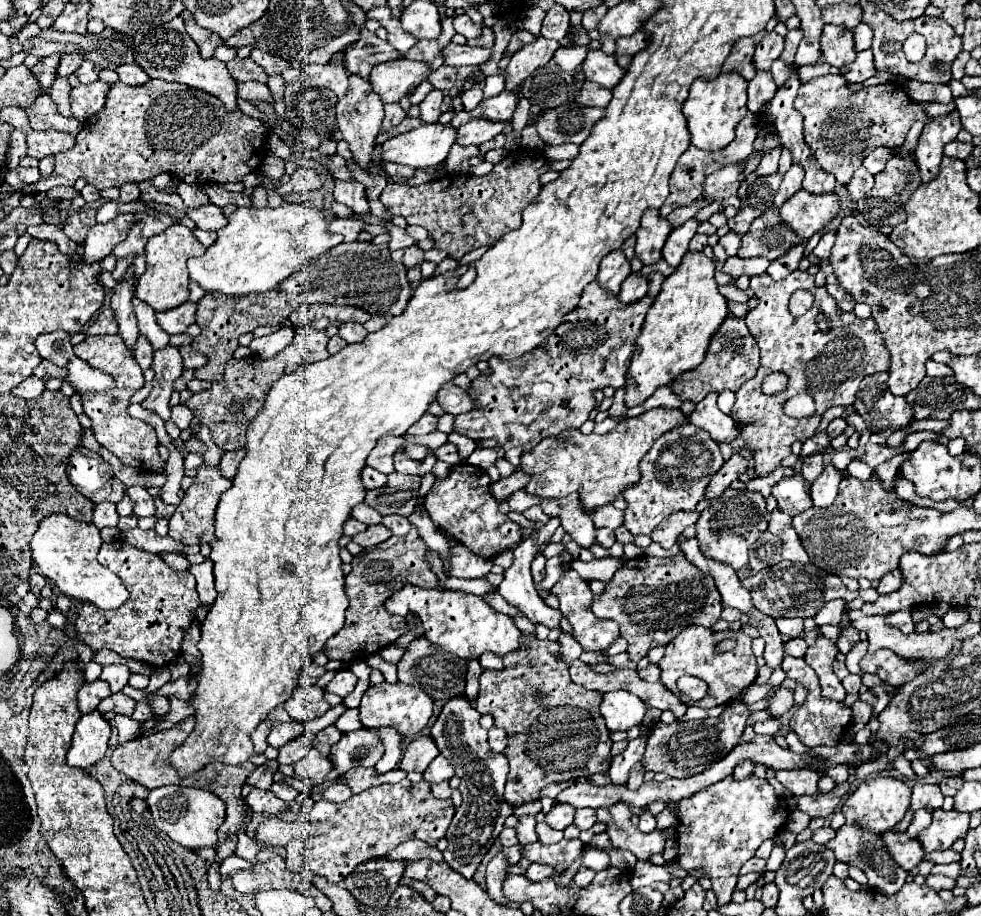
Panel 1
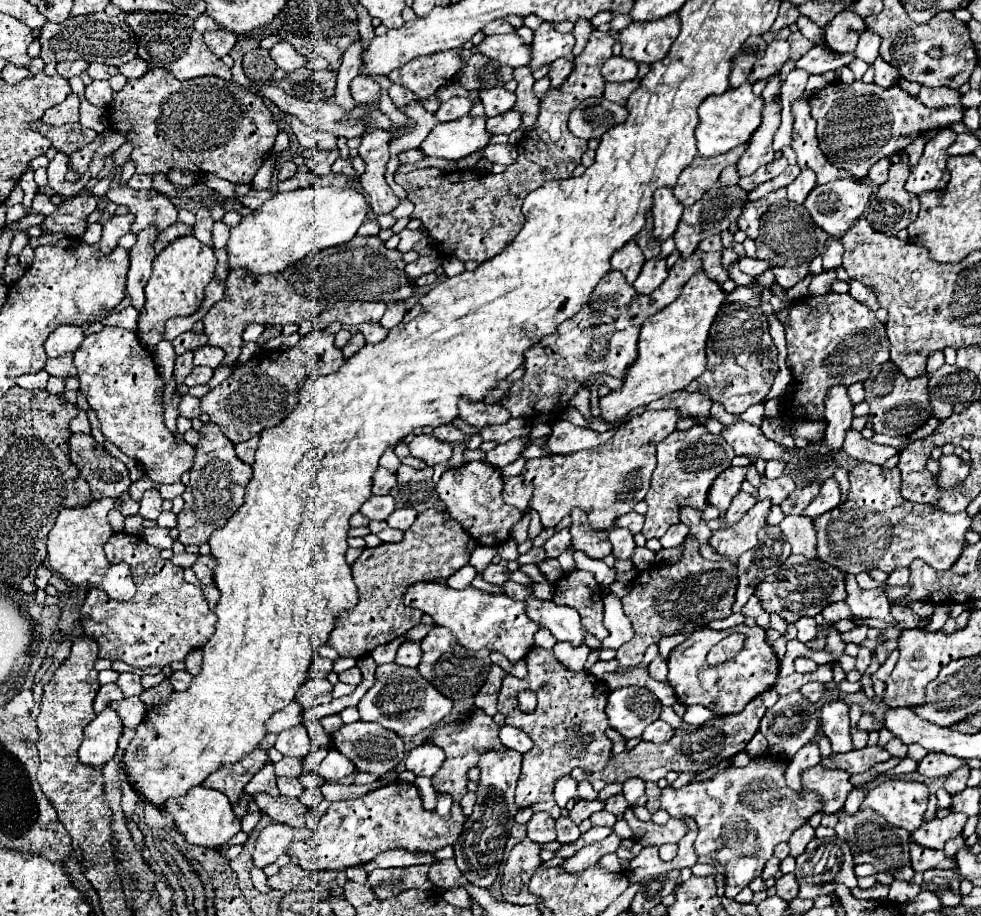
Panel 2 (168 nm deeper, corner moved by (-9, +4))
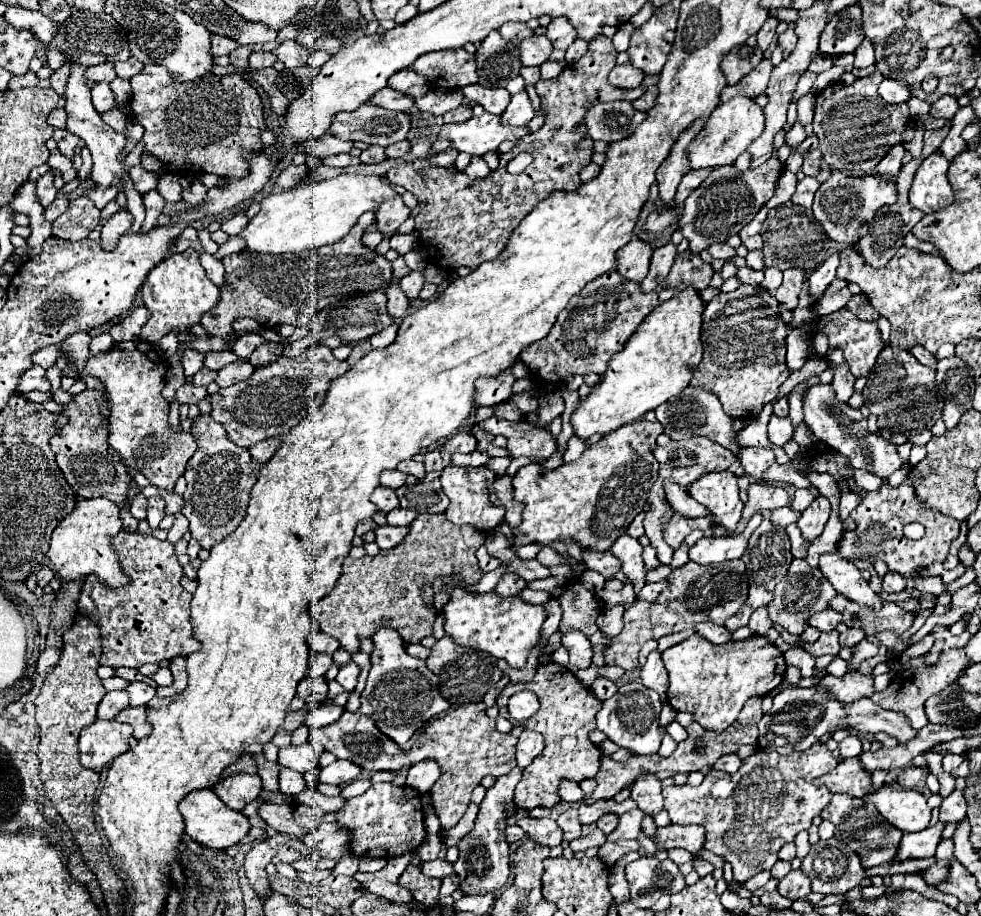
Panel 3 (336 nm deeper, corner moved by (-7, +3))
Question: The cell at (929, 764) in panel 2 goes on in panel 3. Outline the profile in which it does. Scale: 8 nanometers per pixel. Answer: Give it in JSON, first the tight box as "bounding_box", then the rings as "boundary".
{"bounding_box":[896,767,928,789],"boundary":[[[906,767],[902,769],[898,775],[896,775],[896,781],[906,787],[906,789],[912,789],[922,777],[928,775],[928,767]]]}

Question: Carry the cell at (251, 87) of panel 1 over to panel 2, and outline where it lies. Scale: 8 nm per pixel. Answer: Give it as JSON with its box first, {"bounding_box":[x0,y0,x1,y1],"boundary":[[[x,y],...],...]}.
{"bounding_box":[258,86,398,138],"boundary":[[[258,86],[258,88],[260,88],[260,92],[262,92],[262,96],[270,98],[282,112],[292,114],[292,116],[296,116],[298,120],[302,120],[302,122],[306,122],[306,124],[310,124],[310,126],[316,126],[316,128],[320,128],[320,130],[324,130],[324,132],[336,134],[338,138],[340,138],[340,136],[342,136],[342,138],[360,138],[362,134],[366,134],[366,132],[372,130],[372,128],[382,128],[382,130],[386,130],[386,132],[398,130],[398,128],[392,124],[392,120],[390,120],[376,104],[370,106],[370,108],[364,108],[362,104],[356,104],[354,110],[346,112],[346,110],[340,108],[334,100],[324,100],[324,102],[314,102],[314,100],[310,100],[310,102],[306,102],[306,100],[298,100],[298,98],[288,96],[282,88],[274,88],[274,86]]]}

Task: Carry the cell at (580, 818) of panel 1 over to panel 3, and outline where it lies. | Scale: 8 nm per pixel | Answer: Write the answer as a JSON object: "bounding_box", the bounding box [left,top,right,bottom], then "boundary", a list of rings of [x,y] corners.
{"bounding_box":[596,815,618,835],"boundary":[[[602,815],[598,821],[596,821],[596,827],[598,829],[602,829],[606,835],[608,833],[612,833],[614,829],[616,829],[616,825],[618,825],[618,815]]]}

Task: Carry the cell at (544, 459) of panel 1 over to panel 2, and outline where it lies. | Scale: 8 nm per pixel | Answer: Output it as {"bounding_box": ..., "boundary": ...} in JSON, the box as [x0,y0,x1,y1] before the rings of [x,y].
{"bounding_box":[522,410,676,530],"boundary":[[[646,410],[622,422],[606,444],[572,454],[528,460],[522,478],[524,484],[534,486],[530,508],[540,514],[542,526],[554,528],[564,516],[570,516],[572,508],[580,508],[586,512],[592,530],[614,528],[616,518],[632,512],[634,504],[644,500],[656,468],[656,446],[674,432],[676,422],[676,412]]]}

